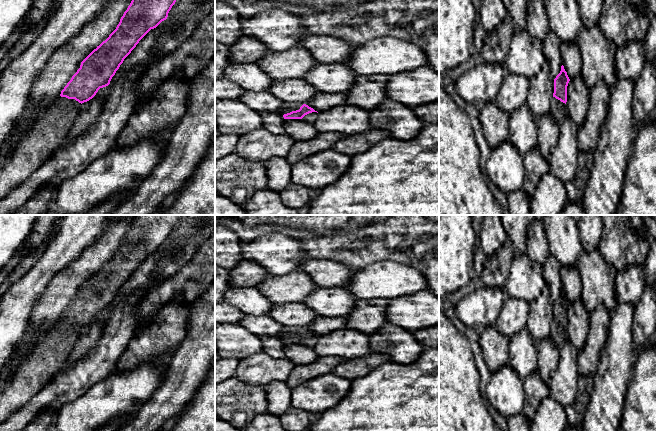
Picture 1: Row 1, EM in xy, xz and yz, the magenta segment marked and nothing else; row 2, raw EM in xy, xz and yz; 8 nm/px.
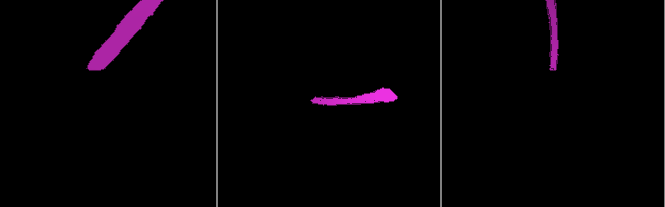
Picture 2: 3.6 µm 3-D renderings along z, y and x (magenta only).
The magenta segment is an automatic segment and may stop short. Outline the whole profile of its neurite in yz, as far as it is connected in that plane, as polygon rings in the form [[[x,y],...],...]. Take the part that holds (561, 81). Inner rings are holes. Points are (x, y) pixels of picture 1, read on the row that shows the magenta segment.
[[[561,66],[560,73],[554,79],[554,93],[551,98],[550,113],[556,119],[558,126],[564,121],[567,115],[566,102],[567,102],[567,86],[570,79],[564,66]]]

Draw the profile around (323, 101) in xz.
[[[320,92],[307,105],[319,113],[323,111],[328,111],[336,106],[345,105],[345,102],[346,102],[345,93],[337,93],[332,95],[329,93]]]

